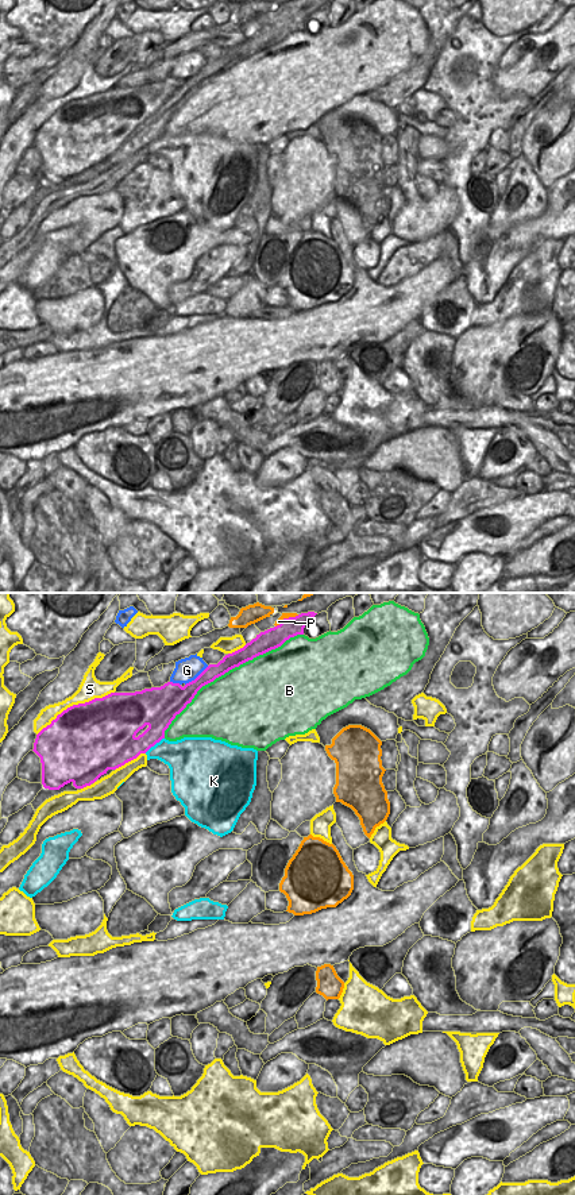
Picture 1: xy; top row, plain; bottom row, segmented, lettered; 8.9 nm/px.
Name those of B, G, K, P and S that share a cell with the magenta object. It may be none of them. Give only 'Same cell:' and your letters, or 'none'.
Same cell: none

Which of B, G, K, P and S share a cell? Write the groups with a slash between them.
B / G / K / P / S

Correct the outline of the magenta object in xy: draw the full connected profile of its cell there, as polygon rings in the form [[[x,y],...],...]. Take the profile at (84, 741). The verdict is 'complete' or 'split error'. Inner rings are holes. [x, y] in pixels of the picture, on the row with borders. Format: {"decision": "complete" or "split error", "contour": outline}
{"decision": "complete", "contour": [[[308,612],[283,618],[279,625],[261,632],[243,648],[225,655],[217,664],[209,664],[194,681],[184,687],[180,683],[167,682],[161,687],[135,693],[111,693],[103,698],[67,708],[36,735],[34,743],[32,751],[40,758],[42,763],[43,787],[59,790],[72,782],[76,789],[84,789],[94,783],[108,770],[116,770],[136,759],[140,753],[146,753],[165,739],[165,731],[171,721],[192,702],[202,686],[229,670],[281,647],[290,637],[304,635],[305,625],[316,614]]]}

